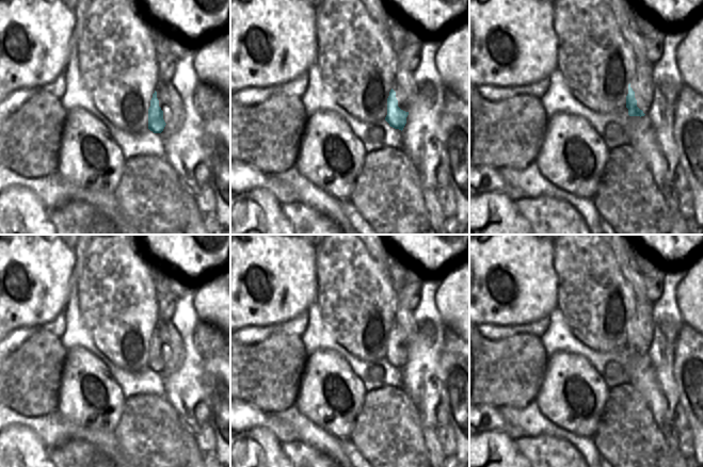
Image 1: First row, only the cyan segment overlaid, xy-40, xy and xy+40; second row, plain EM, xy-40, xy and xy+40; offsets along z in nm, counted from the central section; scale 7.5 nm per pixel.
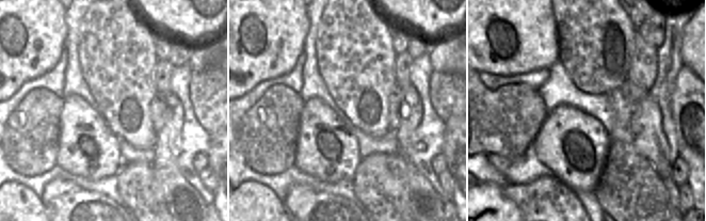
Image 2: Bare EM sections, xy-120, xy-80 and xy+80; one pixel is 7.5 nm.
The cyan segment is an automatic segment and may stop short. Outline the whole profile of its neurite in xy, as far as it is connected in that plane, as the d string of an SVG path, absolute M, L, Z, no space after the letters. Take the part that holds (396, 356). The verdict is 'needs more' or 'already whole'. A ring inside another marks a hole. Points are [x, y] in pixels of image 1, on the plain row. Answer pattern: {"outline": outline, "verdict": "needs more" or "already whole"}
{"outline": "M398 306L387 337L387 354L385 359L390 366L403 369L409 348L417 339L417 324L413 312Z", "verdict": "needs more"}

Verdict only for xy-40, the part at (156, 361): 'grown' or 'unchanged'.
grown

